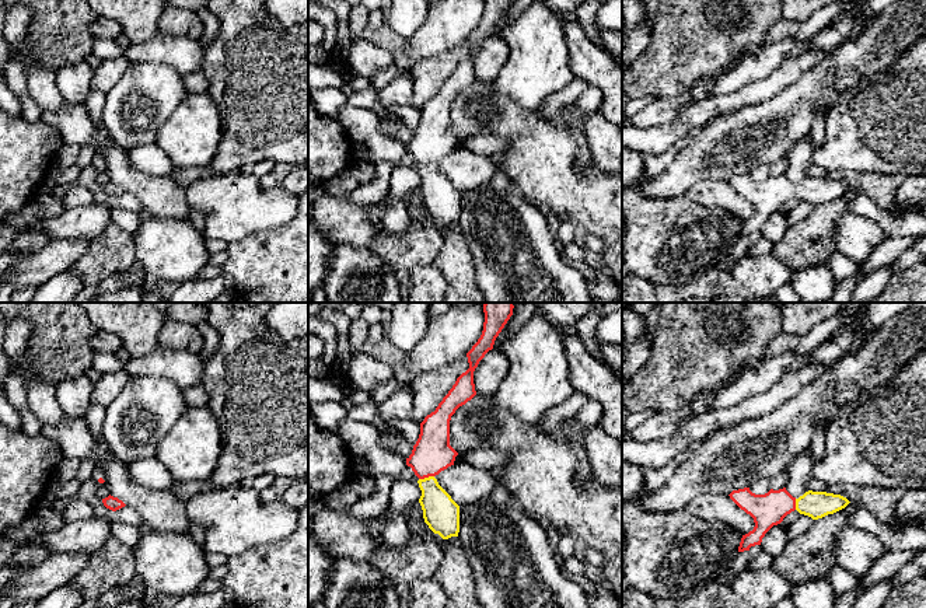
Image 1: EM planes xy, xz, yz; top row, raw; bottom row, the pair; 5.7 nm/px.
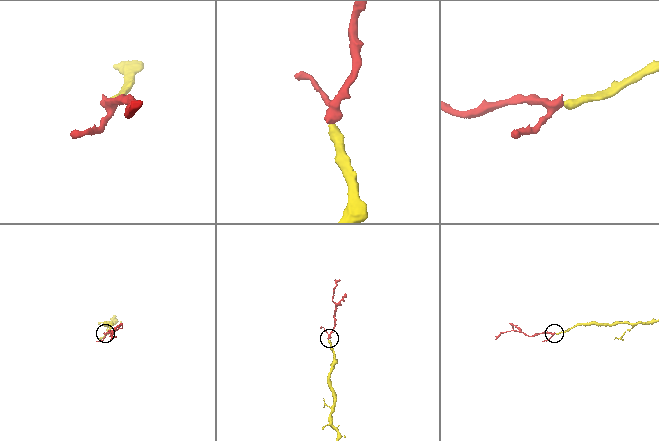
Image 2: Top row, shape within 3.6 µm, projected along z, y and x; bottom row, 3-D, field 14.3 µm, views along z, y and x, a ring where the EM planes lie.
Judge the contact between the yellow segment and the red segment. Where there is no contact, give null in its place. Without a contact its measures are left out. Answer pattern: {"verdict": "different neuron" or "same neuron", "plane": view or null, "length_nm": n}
{"verdict": "same neuron", "plane": "xz", "length_nm": 90}

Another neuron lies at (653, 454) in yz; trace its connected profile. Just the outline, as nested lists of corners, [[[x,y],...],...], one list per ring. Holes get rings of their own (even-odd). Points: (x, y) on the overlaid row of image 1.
[[[808,364],[801,370],[787,371],[766,392],[754,395],[734,406],[710,409],[688,419],[677,433],[656,441],[622,438],[622,461],[643,469],[664,467],[691,445],[709,438],[719,430],[770,413],[796,396],[804,387],[817,380],[827,366]]]

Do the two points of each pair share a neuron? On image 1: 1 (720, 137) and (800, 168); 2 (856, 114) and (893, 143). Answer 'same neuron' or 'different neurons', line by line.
1: different neurons
2: same neuron

